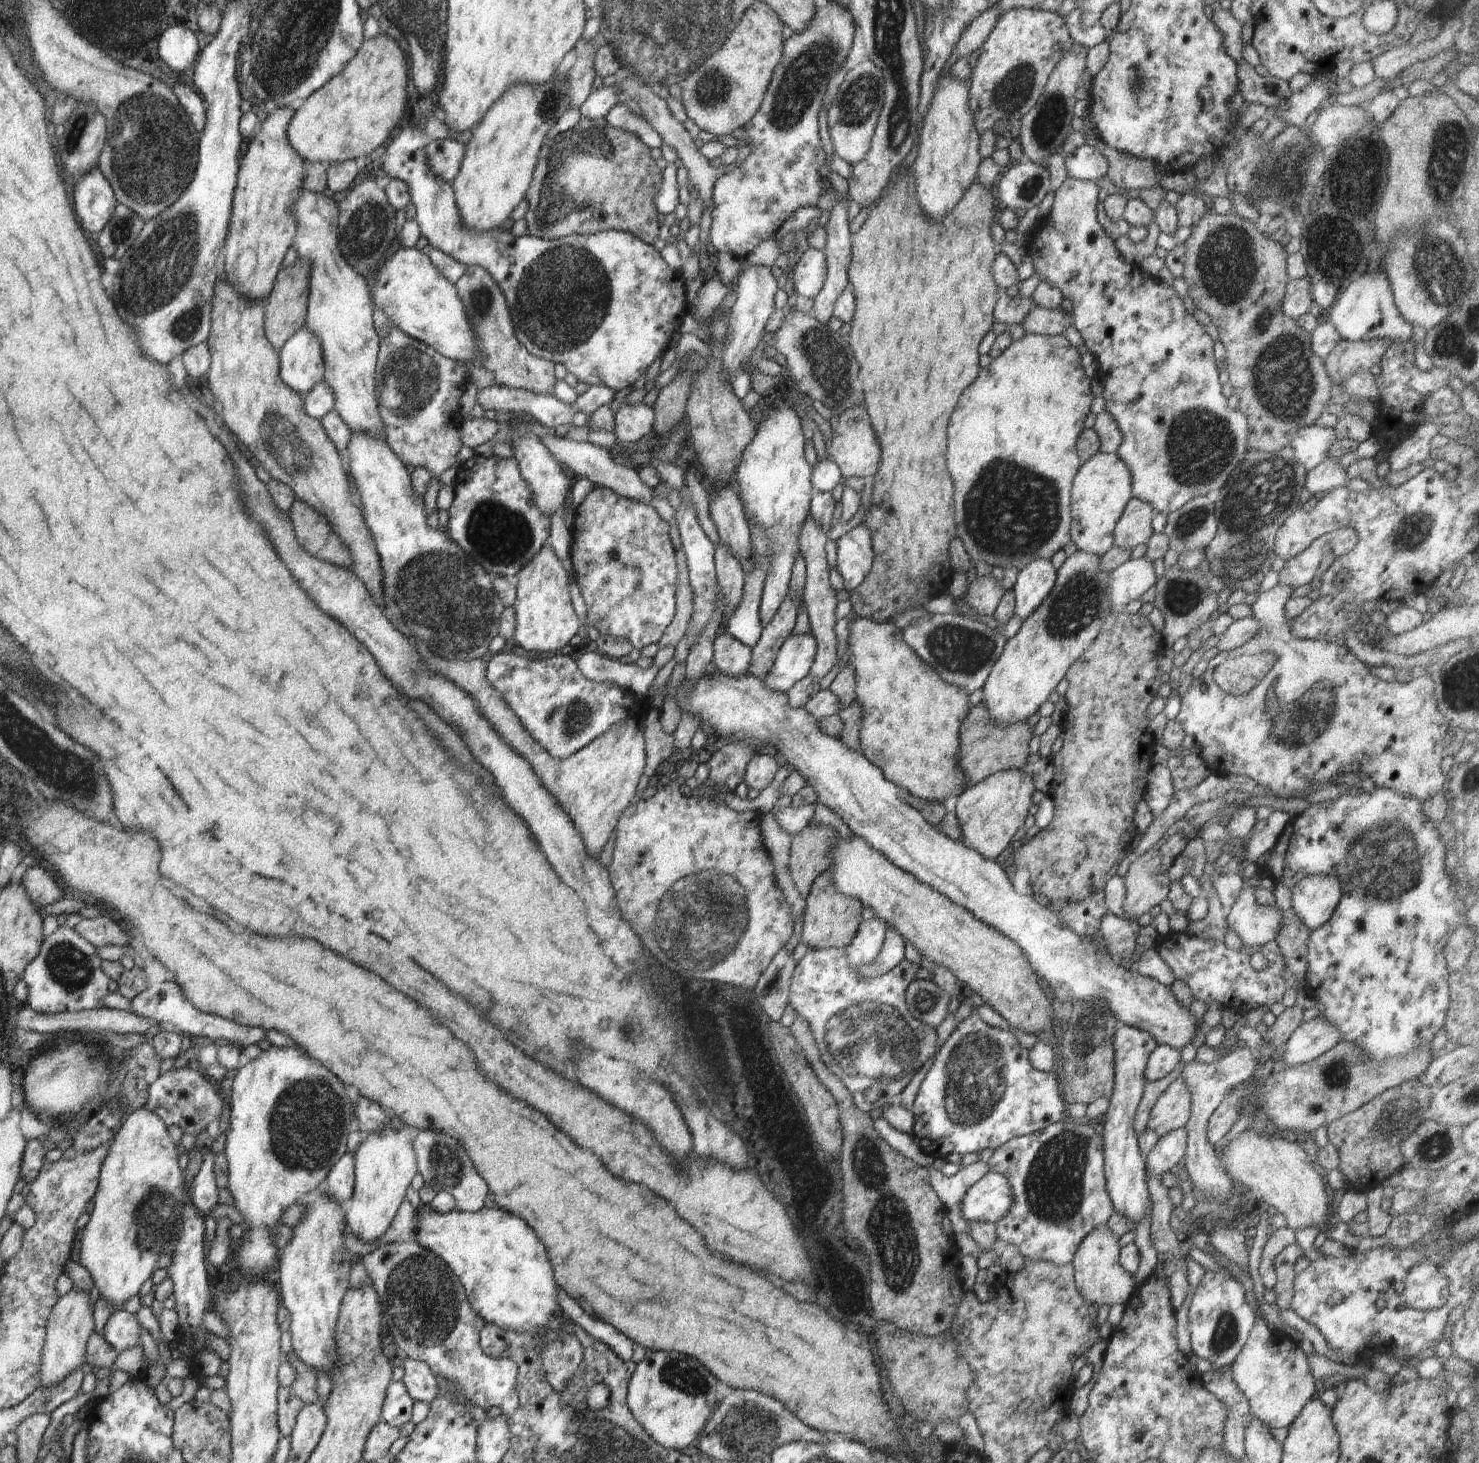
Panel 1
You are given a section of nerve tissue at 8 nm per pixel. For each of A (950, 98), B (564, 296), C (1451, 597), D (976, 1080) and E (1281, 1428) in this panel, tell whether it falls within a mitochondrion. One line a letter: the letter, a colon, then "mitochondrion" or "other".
A: other
B: mitochondrion
C: other
D: mitochondrion
E: other

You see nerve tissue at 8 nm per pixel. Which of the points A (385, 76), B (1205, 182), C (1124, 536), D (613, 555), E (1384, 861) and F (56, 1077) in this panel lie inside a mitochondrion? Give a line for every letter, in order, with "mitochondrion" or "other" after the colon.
A: other
B: other
C: other
D: other
E: mitochondrion
F: other

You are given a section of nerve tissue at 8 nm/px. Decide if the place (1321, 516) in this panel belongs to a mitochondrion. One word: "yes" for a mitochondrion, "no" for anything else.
no

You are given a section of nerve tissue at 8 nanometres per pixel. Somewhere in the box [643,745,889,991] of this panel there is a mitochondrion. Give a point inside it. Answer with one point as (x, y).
(709, 912)

